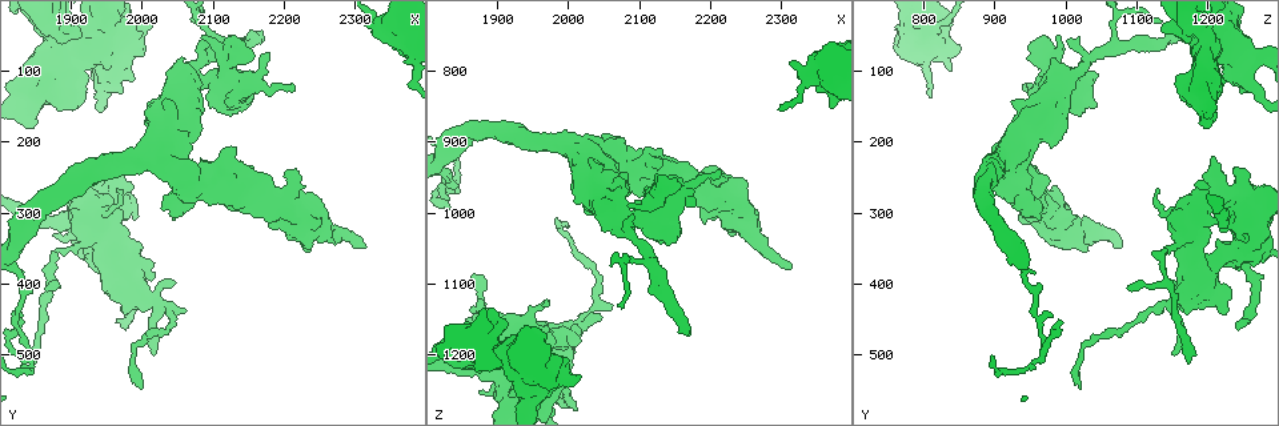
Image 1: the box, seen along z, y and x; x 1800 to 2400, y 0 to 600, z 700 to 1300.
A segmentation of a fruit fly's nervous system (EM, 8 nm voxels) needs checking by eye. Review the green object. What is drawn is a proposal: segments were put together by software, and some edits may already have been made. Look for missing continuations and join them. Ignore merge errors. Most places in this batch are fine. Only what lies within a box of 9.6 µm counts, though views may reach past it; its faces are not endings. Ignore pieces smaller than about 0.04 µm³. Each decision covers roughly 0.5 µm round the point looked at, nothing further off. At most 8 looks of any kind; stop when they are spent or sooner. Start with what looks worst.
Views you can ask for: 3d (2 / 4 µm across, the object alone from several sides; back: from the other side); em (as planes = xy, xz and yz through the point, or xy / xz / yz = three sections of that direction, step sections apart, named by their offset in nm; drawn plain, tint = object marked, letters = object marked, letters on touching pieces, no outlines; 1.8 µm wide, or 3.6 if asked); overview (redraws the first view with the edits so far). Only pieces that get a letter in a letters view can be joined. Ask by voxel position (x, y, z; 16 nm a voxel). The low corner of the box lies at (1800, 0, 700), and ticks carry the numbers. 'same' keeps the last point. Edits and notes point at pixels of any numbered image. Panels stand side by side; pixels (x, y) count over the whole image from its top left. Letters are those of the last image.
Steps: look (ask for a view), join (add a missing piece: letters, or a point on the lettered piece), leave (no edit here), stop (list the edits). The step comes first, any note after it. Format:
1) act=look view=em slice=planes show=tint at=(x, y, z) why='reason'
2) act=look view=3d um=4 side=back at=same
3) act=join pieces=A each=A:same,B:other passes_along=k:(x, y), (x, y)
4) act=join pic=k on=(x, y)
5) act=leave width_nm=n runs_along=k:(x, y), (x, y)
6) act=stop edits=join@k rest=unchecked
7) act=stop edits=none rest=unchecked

act=look view=em um=3.6 slice=planes show=tint at=(1880, 330, 1250) why='free end'

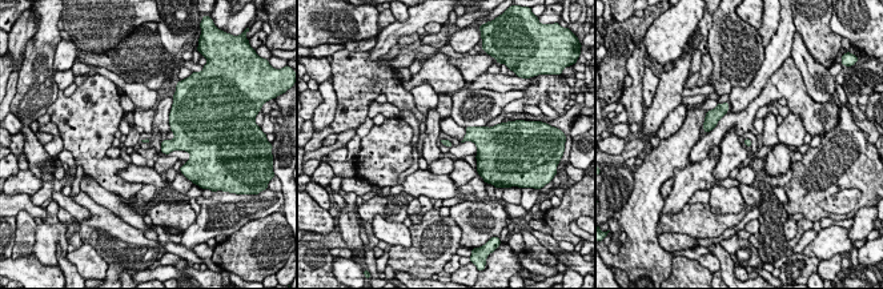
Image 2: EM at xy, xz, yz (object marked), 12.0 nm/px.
act=look view=em um=3.6 slice=planes show=letters at=same

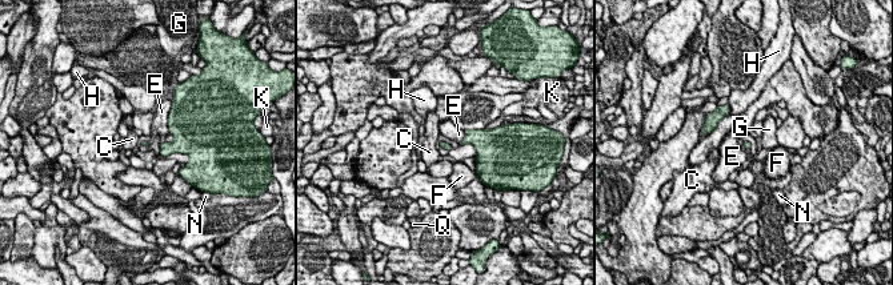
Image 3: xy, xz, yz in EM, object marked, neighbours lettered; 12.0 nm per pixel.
act=leave longest_contact=E:360nm each=C:other,E:other,F:other,G:other,H:other,K:other,N:other,Q:other border=3:(172, 104), (168, 112), (168, 132) found='no lettered piece goes on from it'

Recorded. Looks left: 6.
act=look view=em um=3.6 slice=yz step=16 show=letters at=(2120, 110, 990) why='sharp bend'

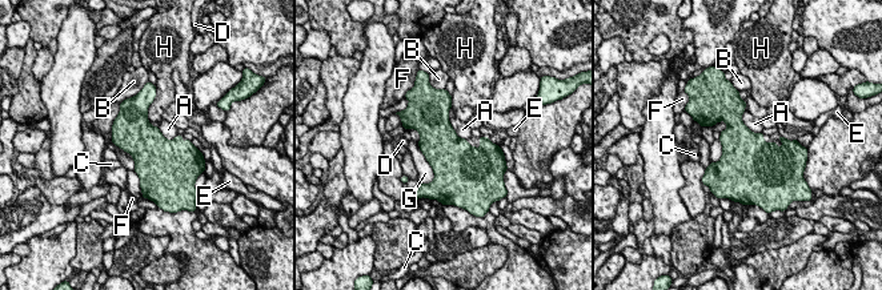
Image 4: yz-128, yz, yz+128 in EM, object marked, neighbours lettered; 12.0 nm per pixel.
act=leave width_nm=480 each=A:other,B:other,C:other,D:other,E:other,F:other,G:other,H:other border=4:(745, 109), (742, 121), (761, 133) found='no lettered piece goes on from it'

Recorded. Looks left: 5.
act=look view=3d um=4 side=back at=(1905, 75, 1195) why='narrows sharply'

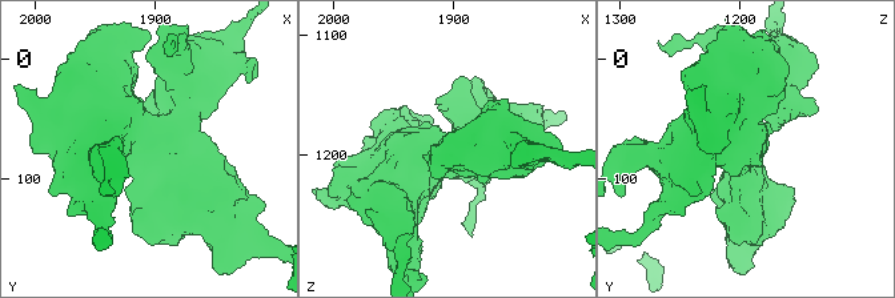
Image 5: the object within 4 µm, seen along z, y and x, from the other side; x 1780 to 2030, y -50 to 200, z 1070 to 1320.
act=look view=em um=3.6 slice=xz step=8 show=plain at=same

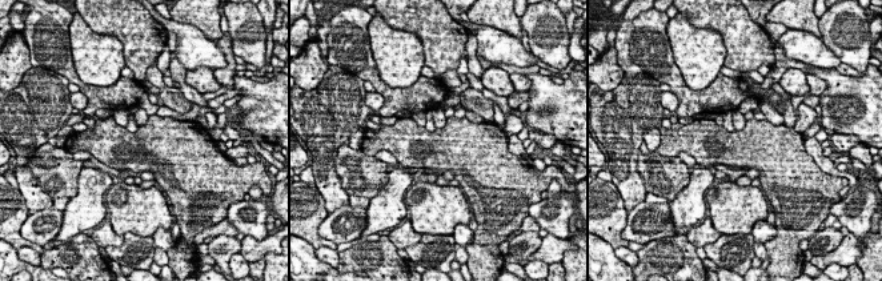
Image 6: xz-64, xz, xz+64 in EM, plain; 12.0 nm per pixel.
act=look view=em um=3.6 slice=xz step=8 show=letters at=same why='see the neighbours'

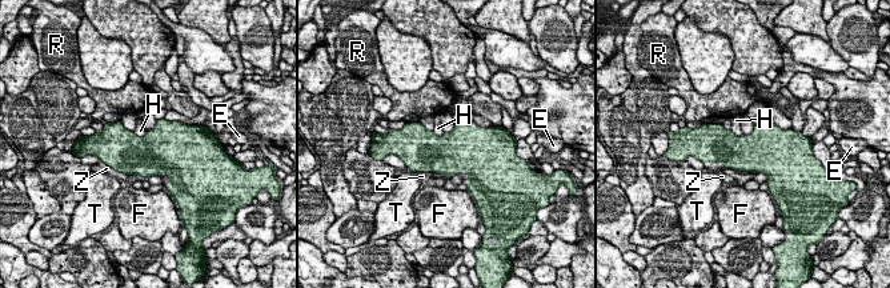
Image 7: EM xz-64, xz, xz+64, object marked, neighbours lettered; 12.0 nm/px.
act=leave width_nm=480 each=E:other,F:other,H:other,R:other,T:other,Z:other border=7:(132, 131), (139, 136), (147, 132) found='none of them fits'

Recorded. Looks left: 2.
act=look view=3d um=4 at=(2215, 120, 940) why='thin end'

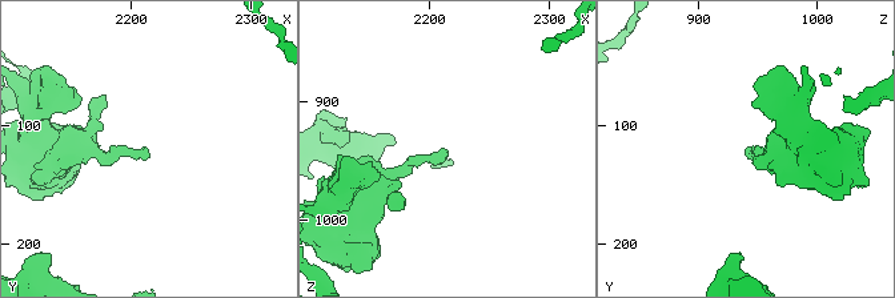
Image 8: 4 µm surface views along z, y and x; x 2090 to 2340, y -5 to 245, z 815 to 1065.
act=look view=em slice=planes show=letters at=(2214, 126, 944)

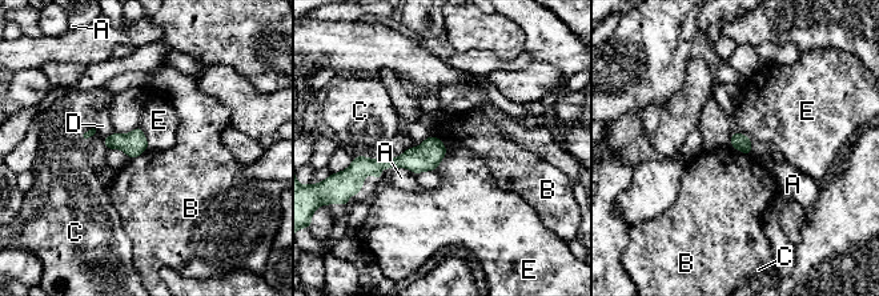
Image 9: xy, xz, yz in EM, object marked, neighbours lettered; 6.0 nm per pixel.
act=leave width_nm=100 each=A:other,B:other,C:other,D:other,E:other border=9:(730, 144), (751, 155) found='no lettered piece goes on from it'

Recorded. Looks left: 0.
act=stop edits=none rest=unchecked

